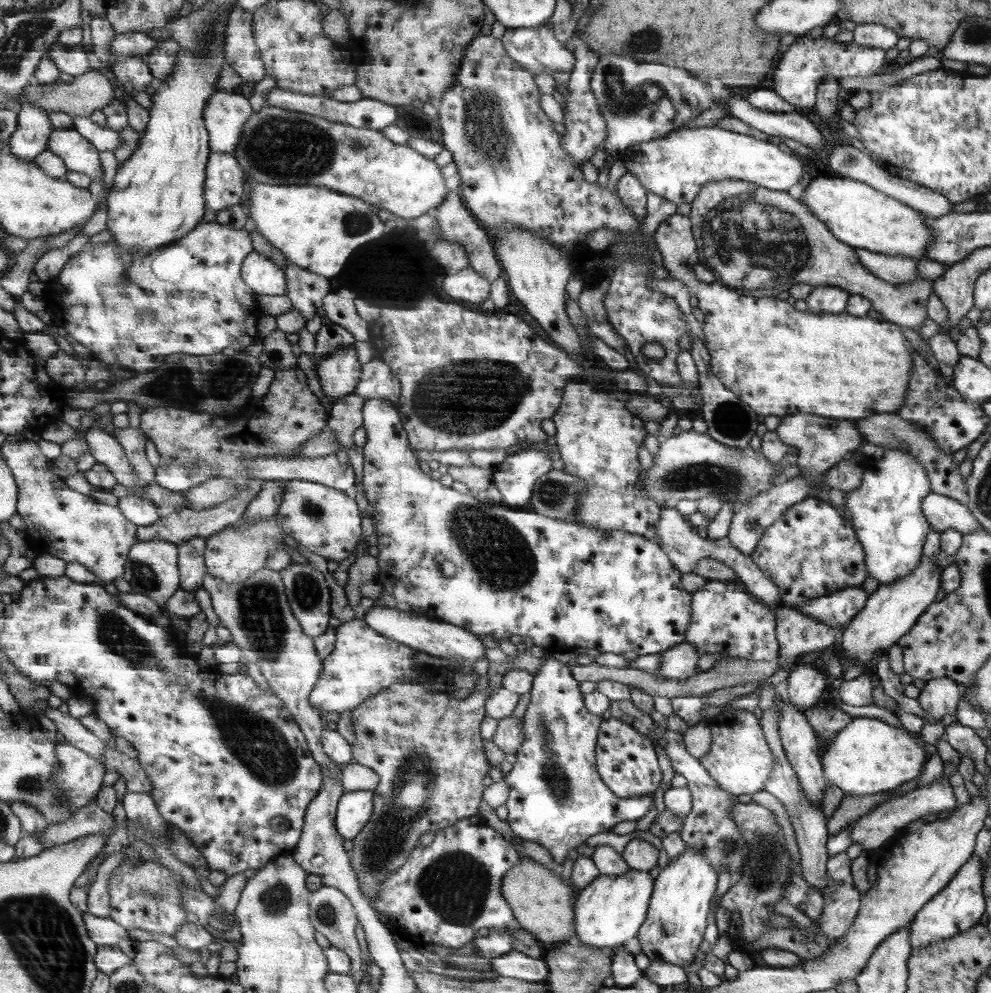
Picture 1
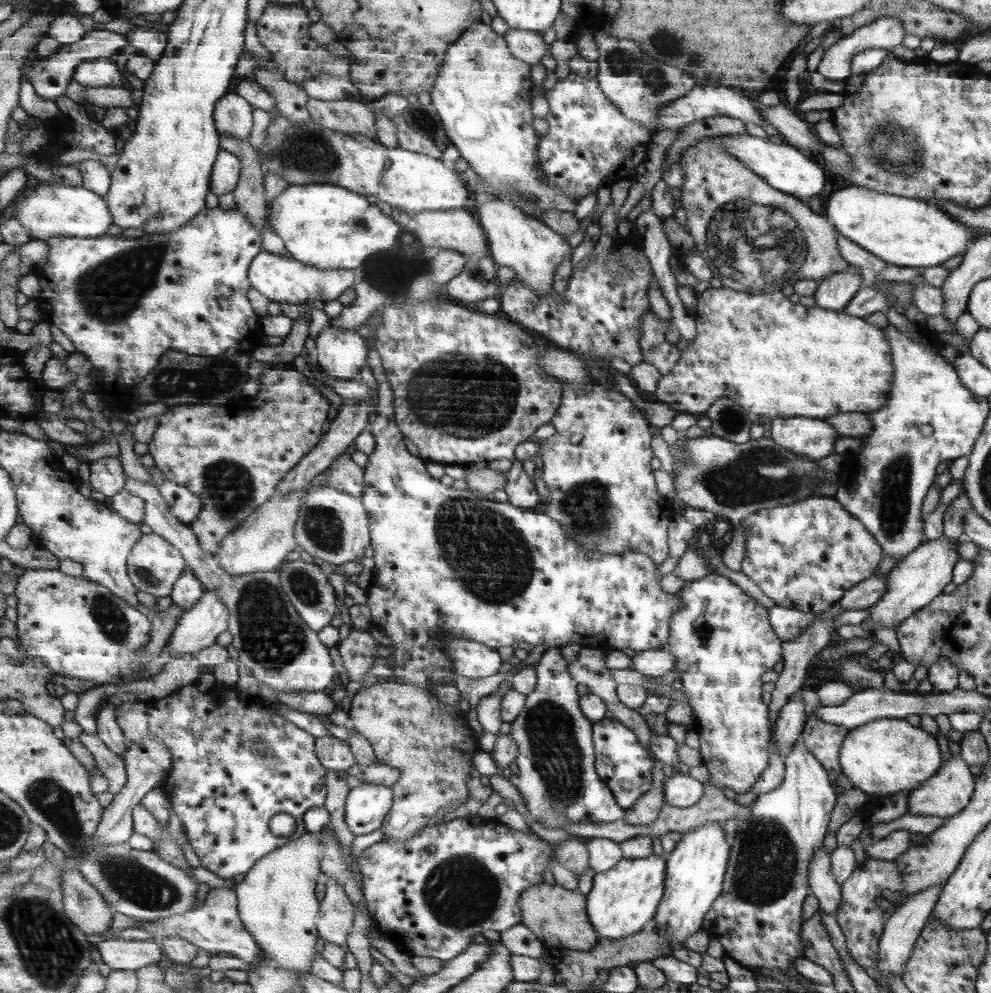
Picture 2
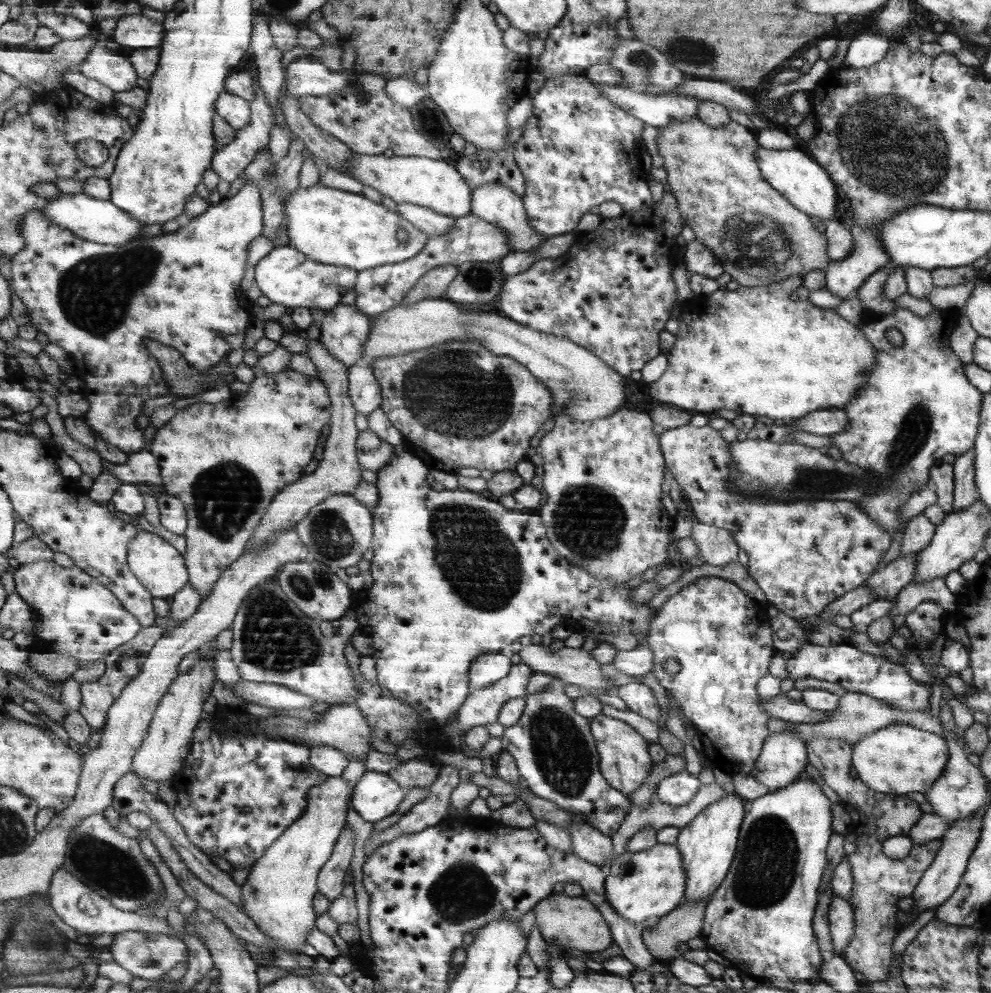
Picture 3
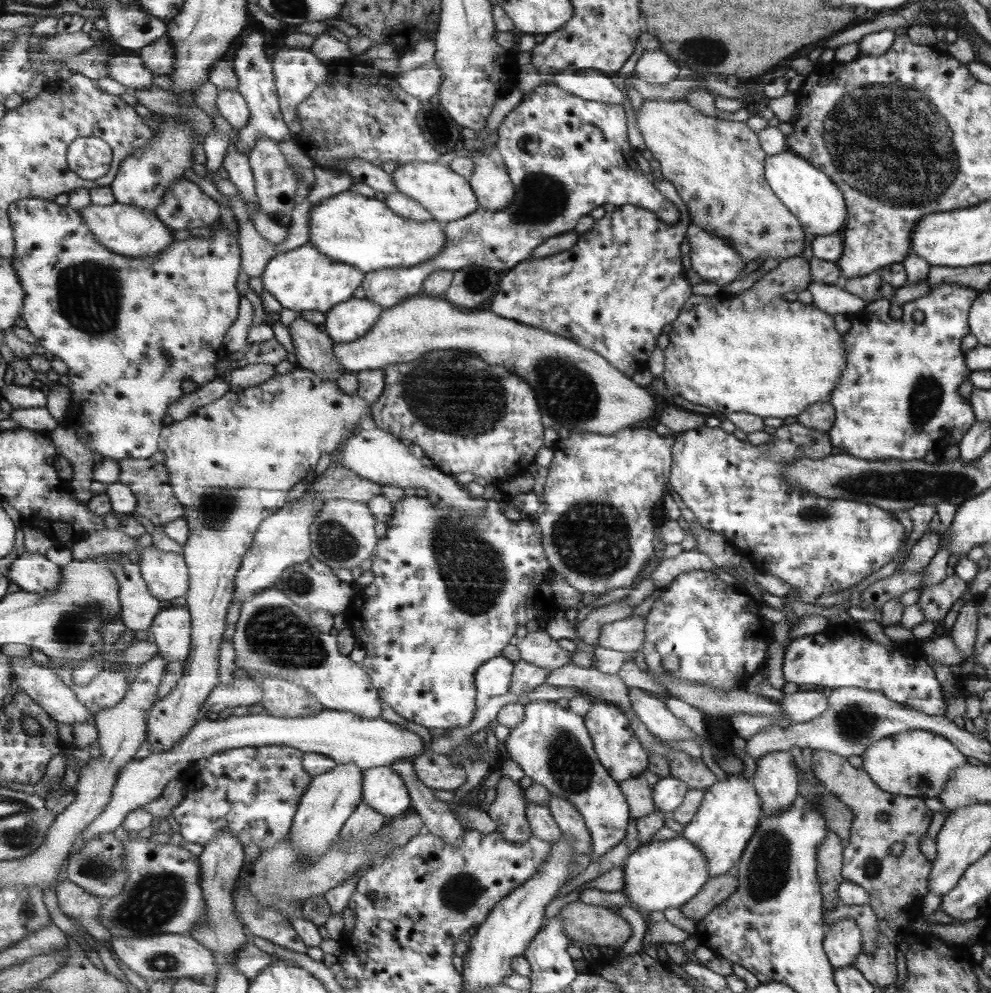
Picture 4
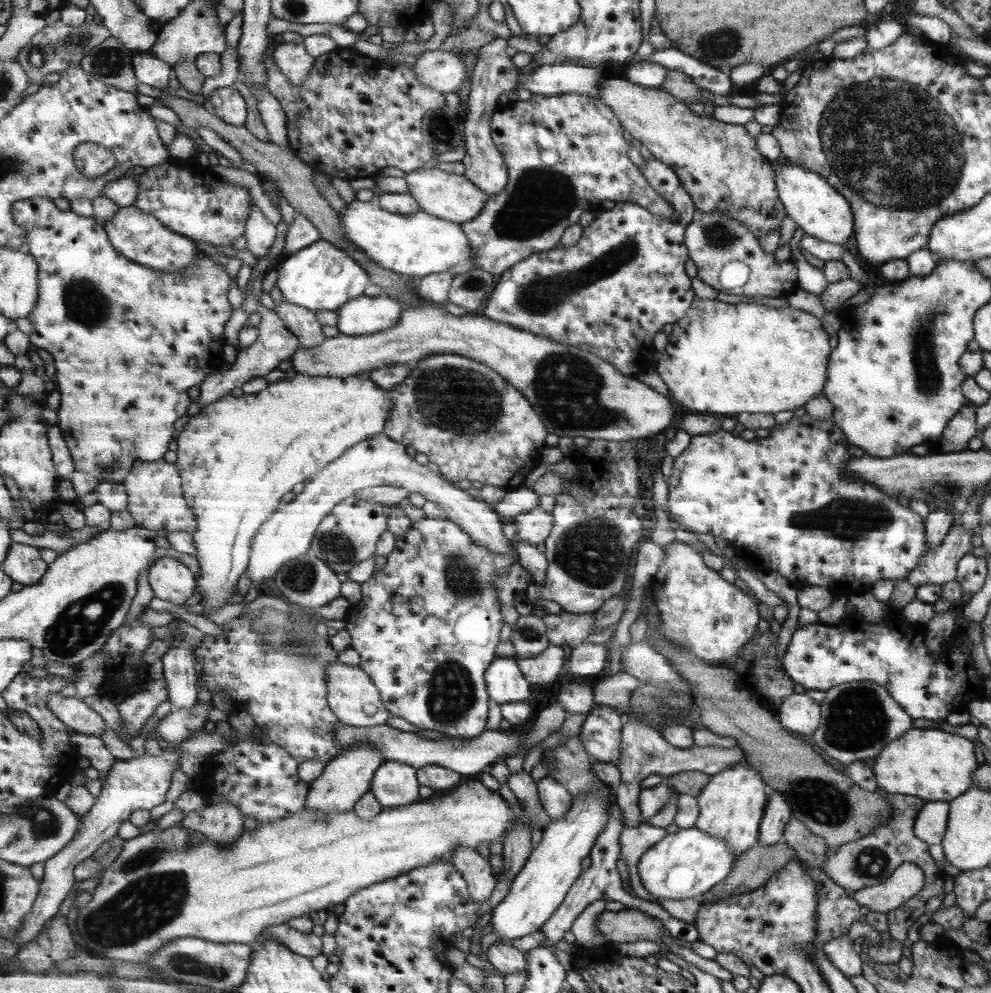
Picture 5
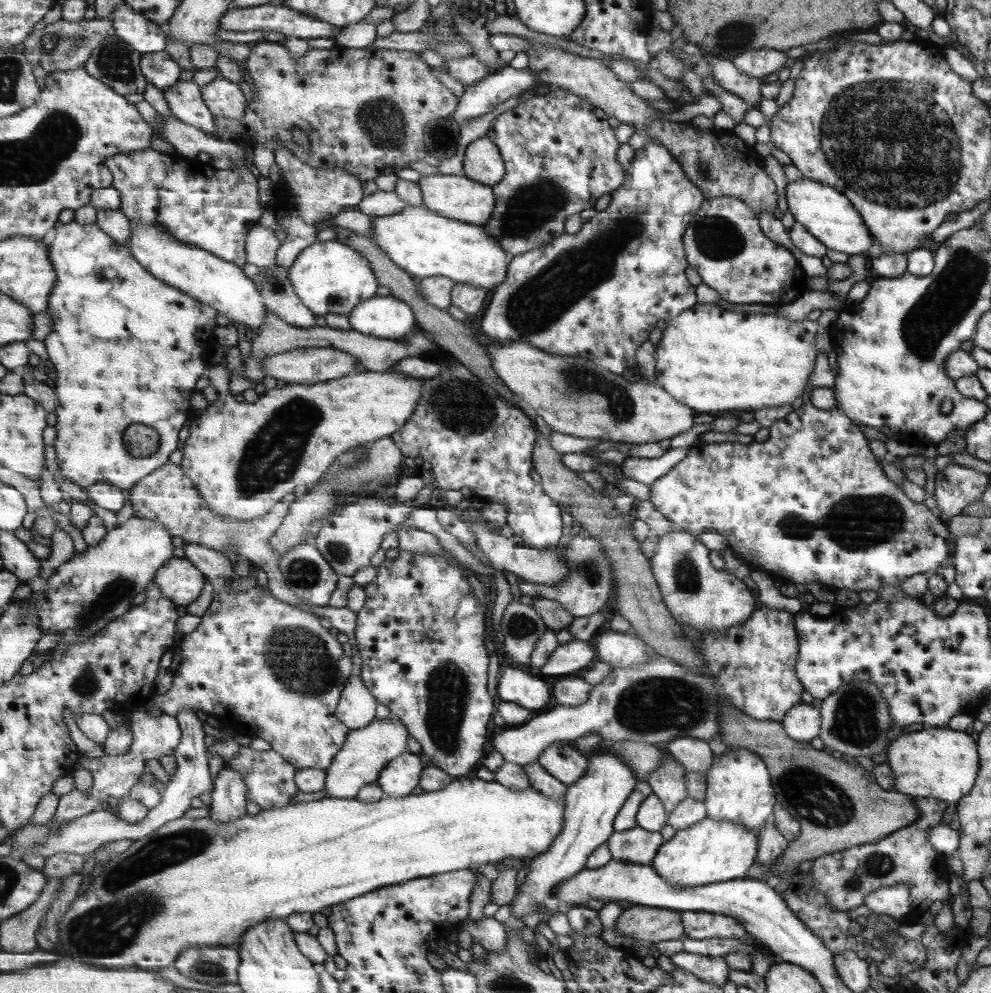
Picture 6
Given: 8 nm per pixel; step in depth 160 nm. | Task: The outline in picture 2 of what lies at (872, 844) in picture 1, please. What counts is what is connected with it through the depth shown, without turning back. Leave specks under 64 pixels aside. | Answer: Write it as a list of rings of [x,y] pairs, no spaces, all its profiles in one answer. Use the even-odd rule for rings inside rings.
[[[951,753],[951,758],[939,772],[924,780],[919,788],[913,789],[907,797],[907,814],[915,816],[938,816],[941,818],[960,813],[969,803],[975,784],[975,776],[971,775],[963,759]]]

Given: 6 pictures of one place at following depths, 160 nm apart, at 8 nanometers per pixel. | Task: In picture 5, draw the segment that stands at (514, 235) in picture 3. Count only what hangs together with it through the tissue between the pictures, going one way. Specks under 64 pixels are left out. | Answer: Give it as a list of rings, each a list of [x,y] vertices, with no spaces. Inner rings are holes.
[[[496,37],[489,45],[479,49],[471,86],[470,112],[465,117],[466,130],[464,133],[467,153],[462,160],[466,166],[465,176],[490,198],[501,195],[510,183],[506,157],[502,155],[502,151],[495,144],[492,133],[492,119],[494,114],[502,108],[499,98],[511,90],[518,89],[519,74],[521,74],[521,69],[513,64],[513,60],[507,54],[508,46],[508,39]]]

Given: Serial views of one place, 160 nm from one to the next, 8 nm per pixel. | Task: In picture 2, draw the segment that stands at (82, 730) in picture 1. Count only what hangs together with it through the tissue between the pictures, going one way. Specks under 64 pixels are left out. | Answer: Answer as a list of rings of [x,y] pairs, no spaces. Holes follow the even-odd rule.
[[[83,731],[78,738],[80,742],[92,753],[96,766],[110,781],[108,792],[113,796],[124,789],[128,779],[126,761],[115,754],[101,739],[99,735],[89,734]]]

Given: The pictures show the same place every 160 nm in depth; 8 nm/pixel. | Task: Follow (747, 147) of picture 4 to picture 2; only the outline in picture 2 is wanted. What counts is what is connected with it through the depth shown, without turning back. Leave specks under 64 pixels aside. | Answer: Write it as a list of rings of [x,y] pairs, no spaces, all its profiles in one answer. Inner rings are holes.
[[[720,136],[701,138],[688,146],[677,164],[682,168],[684,178],[676,197],[681,199],[680,206],[686,212],[688,233],[694,239],[696,250],[714,269],[721,286],[752,295],[772,293],[803,279],[818,282],[851,267],[839,252],[839,234],[823,213],[809,209],[797,197],[771,188],[763,178],[755,176],[745,164],[722,148]]]

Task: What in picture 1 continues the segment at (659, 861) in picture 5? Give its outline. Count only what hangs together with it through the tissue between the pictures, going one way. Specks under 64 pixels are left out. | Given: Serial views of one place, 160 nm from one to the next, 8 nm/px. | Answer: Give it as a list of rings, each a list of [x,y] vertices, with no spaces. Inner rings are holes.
[[[632,868],[621,876],[598,874],[575,894],[574,928],[577,943],[610,950],[623,946],[629,938],[635,938],[646,919],[653,886],[654,880],[648,872],[639,872]]]

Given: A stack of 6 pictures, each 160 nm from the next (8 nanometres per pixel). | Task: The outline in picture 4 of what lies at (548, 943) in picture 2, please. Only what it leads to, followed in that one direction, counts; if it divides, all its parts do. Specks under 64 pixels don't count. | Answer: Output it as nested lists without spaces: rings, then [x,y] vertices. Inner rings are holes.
[[[581,900],[568,902],[557,914],[562,920],[568,942],[575,940],[585,946],[620,947],[631,934],[625,919],[601,905]]]

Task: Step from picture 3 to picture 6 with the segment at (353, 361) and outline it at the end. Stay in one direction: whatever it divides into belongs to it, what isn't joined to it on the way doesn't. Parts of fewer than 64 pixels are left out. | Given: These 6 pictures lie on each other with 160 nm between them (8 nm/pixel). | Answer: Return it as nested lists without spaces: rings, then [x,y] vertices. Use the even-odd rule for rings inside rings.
[[[391,294],[364,300],[349,315],[355,331],[382,339],[404,339],[418,326],[411,305]]]

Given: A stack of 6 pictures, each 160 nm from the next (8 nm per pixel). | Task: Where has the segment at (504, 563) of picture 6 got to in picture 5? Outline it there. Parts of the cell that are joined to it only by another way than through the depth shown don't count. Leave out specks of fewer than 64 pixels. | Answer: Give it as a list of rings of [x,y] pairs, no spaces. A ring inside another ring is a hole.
[[[380,432],[348,448],[337,460],[330,462],[313,479],[301,487],[294,499],[282,503],[279,510],[259,529],[252,544],[250,568],[247,577],[256,584],[275,578],[288,563],[312,553],[313,540],[320,525],[333,512],[333,509],[346,498],[366,488],[376,486],[399,486],[409,492],[419,492],[429,502],[442,509],[449,520],[459,524],[475,544],[489,547],[489,550],[515,558],[518,555],[512,541],[505,538],[505,520],[496,511],[495,505],[471,496],[456,482],[448,481],[441,472],[433,472],[426,465],[419,464],[409,456],[406,445],[393,440],[387,433]]]

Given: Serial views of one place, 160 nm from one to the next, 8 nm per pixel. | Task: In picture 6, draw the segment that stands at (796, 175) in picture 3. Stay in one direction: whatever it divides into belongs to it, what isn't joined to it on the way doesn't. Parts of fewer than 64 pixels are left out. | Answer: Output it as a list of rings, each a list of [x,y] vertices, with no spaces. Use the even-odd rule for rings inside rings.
[[[802,178],[797,182],[787,182],[785,186],[785,202],[794,222],[805,227],[829,251],[836,250],[848,255],[859,255],[873,249],[874,239],[870,236],[862,217],[850,199],[830,185],[820,184],[815,180]]]

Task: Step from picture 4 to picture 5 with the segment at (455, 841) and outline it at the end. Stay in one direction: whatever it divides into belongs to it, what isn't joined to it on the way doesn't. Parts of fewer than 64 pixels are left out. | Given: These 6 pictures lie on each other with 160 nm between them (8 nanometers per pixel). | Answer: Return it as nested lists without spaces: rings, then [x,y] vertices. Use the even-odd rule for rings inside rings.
[[[457,847],[450,860],[468,882],[474,903],[484,903],[495,899],[493,894],[500,875],[493,872],[487,858],[483,858],[474,848]]]

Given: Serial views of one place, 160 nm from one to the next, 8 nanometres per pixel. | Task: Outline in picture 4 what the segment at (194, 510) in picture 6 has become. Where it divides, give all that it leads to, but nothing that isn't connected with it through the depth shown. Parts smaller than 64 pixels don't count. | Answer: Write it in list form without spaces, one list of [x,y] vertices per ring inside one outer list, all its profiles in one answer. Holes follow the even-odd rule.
[[[123,458],[118,460],[121,467],[119,482],[126,484],[133,490],[138,498],[137,512],[144,518],[150,520],[155,526],[165,526],[176,518],[185,514],[185,507],[181,504],[170,483],[170,476],[164,463],[151,459]]]

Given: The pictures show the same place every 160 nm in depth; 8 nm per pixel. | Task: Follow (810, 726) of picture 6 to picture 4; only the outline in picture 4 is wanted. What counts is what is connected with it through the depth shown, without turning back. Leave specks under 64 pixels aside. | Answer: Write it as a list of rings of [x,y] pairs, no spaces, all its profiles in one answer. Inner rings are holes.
[[[795,691],[792,694],[783,693],[779,704],[784,708],[789,723],[800,723],[818,717],[827,706],[827,697],[819,691]]]

